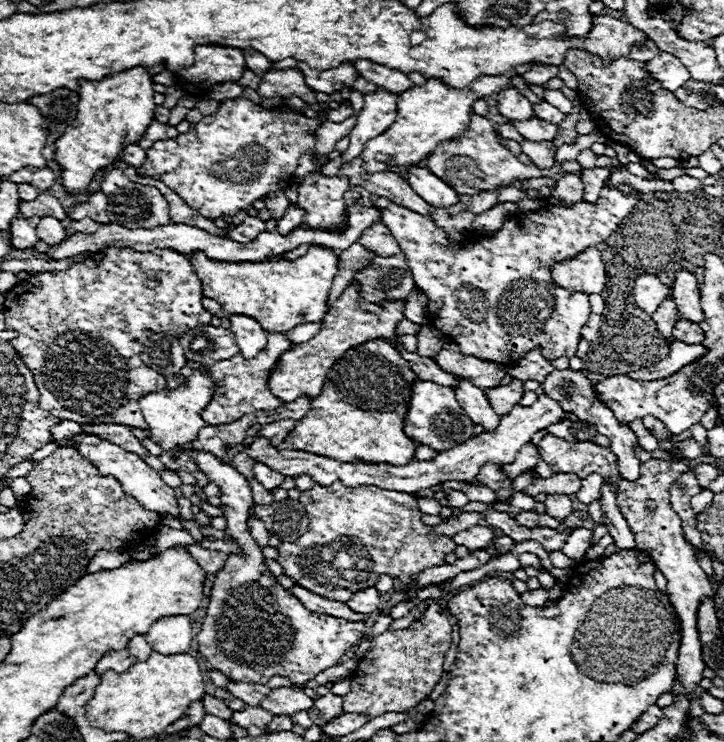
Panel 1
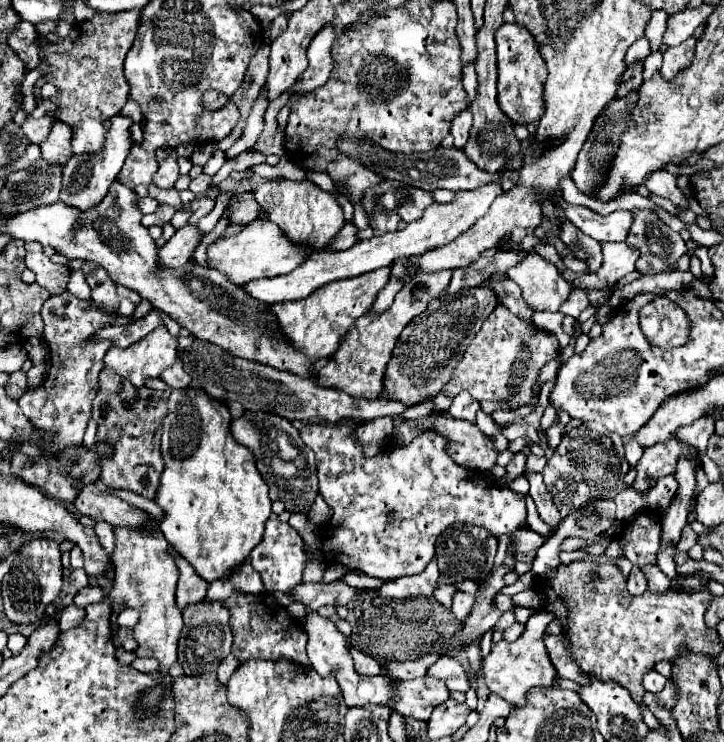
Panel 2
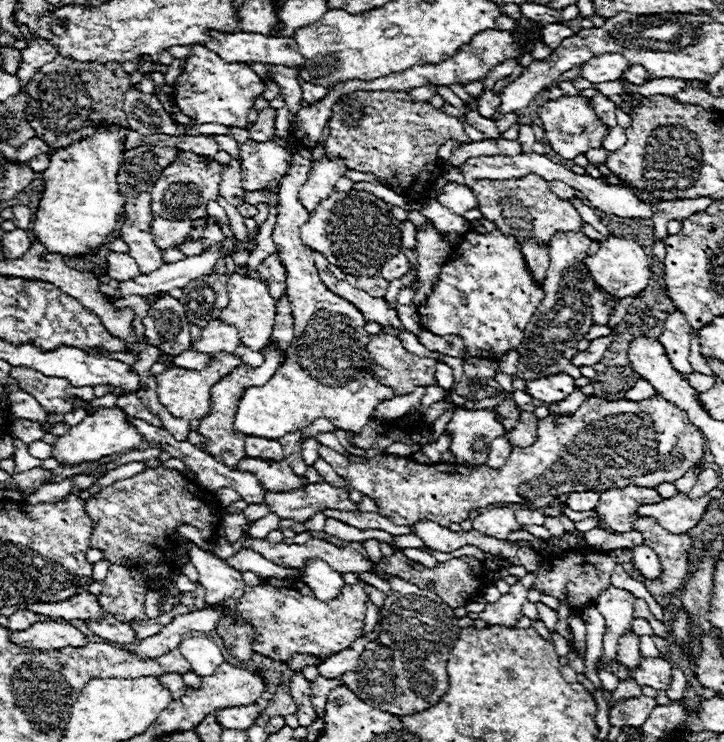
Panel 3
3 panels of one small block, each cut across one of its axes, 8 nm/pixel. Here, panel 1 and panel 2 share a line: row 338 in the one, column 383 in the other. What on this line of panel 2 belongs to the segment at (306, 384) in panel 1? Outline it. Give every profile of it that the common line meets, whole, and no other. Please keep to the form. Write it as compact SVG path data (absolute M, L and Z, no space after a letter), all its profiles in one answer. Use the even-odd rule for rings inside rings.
M418 272L412 280L408 280L402 290L396 294L392 306L384 310L382 314L364 314L354 322L354 328L344 336L342 346L334 354L334 358L328 362L326 368L320 370L318 384L326 388L338 388L346 390L354 398L368 398L368 400L378 400L380 394L384 392L384 370L386 364L392 356L392 348L398 340L398 332L404 330L404 326L418 316L420 312L426 310L428 302L438 298L444 290L446 284L450 284L452 272Z

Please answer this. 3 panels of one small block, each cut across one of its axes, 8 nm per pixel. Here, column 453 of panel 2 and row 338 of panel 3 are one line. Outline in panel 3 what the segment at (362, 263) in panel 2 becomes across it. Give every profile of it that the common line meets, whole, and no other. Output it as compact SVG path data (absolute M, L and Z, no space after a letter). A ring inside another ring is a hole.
M212 320L208 326L202 328L200 340L194 344L192 350L204 352L204 354L216 354L216 352L234 352L236 346L240 346L240 334L234 326Z

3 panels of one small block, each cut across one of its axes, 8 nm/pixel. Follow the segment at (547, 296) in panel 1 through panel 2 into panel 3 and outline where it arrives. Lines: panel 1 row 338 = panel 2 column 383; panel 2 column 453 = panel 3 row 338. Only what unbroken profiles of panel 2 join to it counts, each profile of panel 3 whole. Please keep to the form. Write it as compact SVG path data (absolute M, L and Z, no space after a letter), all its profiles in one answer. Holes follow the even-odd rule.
M472 230L464 234L464 238L456 244L454 252L450 254L448 262L438 274L432 294L426 298L424 304L418 306L418 314L420 314L422 326L432 334L436 336L454 334L464 342L466 354L462 356L462 360L468 360L468 358L496 360L506 352L516 350L522 344L526 324L530 322L532 314L536 312L544 296L546 296L544 290L540 288L540 284L534 282L530 270L526 268L520 242L514 236L506 236L500 230L494 230L490 234L480 234Z

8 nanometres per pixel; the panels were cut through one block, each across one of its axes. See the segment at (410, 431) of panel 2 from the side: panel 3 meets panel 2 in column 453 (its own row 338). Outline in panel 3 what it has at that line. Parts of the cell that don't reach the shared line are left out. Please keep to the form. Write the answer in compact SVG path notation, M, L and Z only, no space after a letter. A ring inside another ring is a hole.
M422 330L418 334L418 342L430 352L444 352L446 356L454 358L460 358L464 354L464 346L462 340L458 340L458 336L432 336L432 332Z

